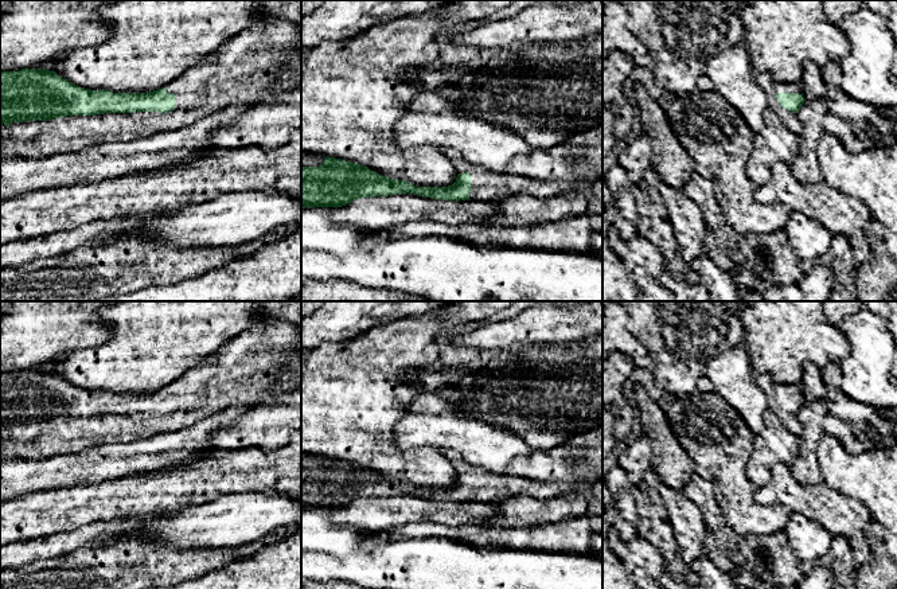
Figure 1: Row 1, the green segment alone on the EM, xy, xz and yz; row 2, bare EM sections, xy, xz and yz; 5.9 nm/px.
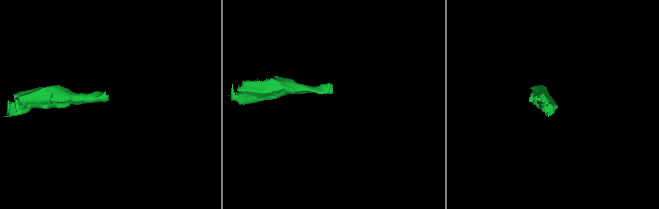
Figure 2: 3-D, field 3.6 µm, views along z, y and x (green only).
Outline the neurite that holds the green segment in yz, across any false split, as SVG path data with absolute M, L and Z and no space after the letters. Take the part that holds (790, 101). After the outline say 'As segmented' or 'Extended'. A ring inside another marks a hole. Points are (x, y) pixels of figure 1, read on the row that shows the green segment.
M771 73L756 77L757 83L765 91L768 106L771 106L783 124L795 134L800 136L802 122L797 112L804 104L803 85L777 82Z. Extended

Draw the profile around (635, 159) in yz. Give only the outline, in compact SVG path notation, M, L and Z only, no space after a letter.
M643 133L628 140L627 148L617 156L617 164L633 184L641 184L644 172L651 168L650 139Z

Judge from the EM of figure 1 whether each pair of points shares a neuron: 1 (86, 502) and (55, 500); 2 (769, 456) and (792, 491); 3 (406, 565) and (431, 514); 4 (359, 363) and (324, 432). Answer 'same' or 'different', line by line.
1: same
2: different
3: different
4: same

